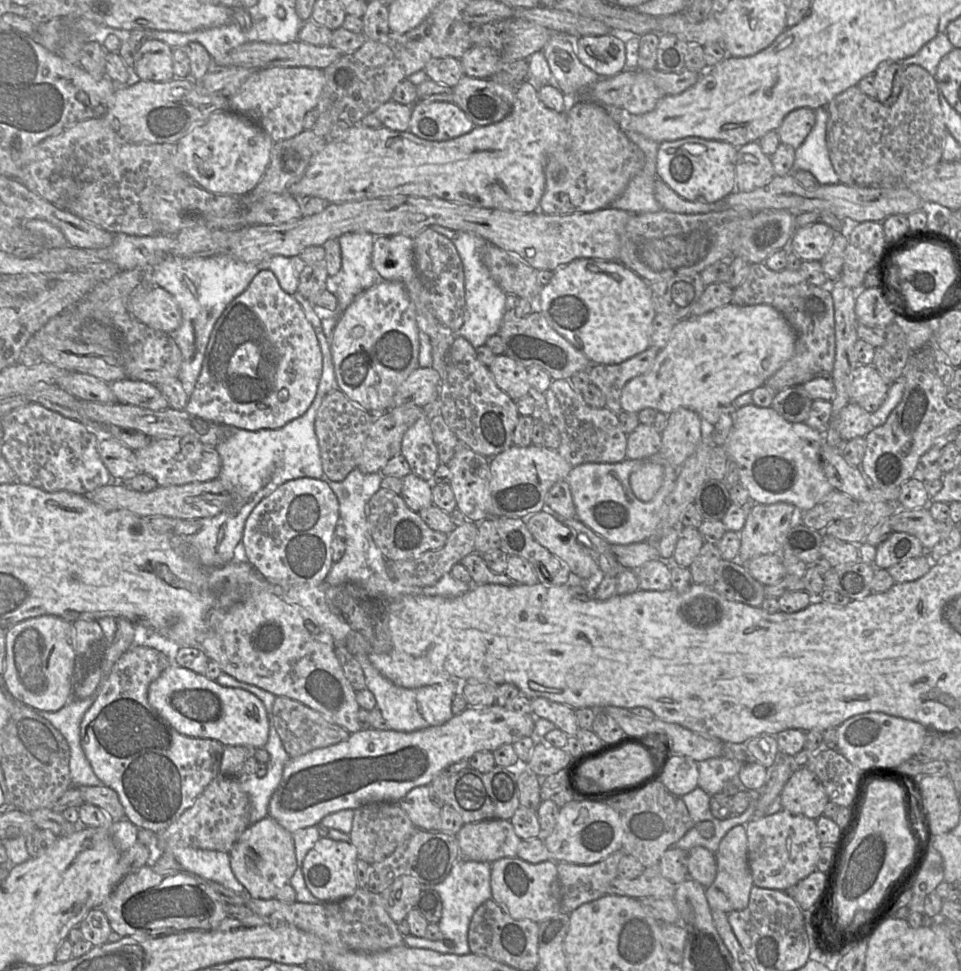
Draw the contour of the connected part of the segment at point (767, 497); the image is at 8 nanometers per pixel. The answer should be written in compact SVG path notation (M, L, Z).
M751 403L737 409L733 427L722 447L729 459L736 463L740 483L748 490L752 503L787 502L793 504L800 513L814 507L820 499L835 489L821 466L820 449L824 442L824 434L809 427L805 422L789 422L772 407L764 408Z

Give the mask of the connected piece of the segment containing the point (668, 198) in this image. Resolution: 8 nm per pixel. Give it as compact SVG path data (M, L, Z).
M658 176L655 180L654 196L664 210L675 213L702 214L724 210L723 205L720 205L723 199L715 203L691 202L685 200Z

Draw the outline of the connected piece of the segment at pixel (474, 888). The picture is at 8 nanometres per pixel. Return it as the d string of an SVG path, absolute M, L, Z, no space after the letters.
M459 858L453 864L446 878L432 887L439 894L442 901L442 916L438 922L442 938L433 941L423 937L407 935L403 936L404 945L411 948L430 949L443 954L467 955L471 953L468 945L469 924L476 909L492 898L490 877L491 863Z

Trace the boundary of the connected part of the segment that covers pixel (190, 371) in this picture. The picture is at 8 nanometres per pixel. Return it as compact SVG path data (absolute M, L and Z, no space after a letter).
M117 233L110 246L93 250L93 254L113 262L120 270L139 266L150 268L153 286L165 289L175 298L182 314L182 323L170 335L182 353L178 379L190 396L200 375L212 330L228 304L242 294L263 270L271 271L282 290L293 296L298 290L301 271L295 267L293 257L278 255L257 263L246 263L231 255L185 258L173 254L174 245L173 235L132 236Z

